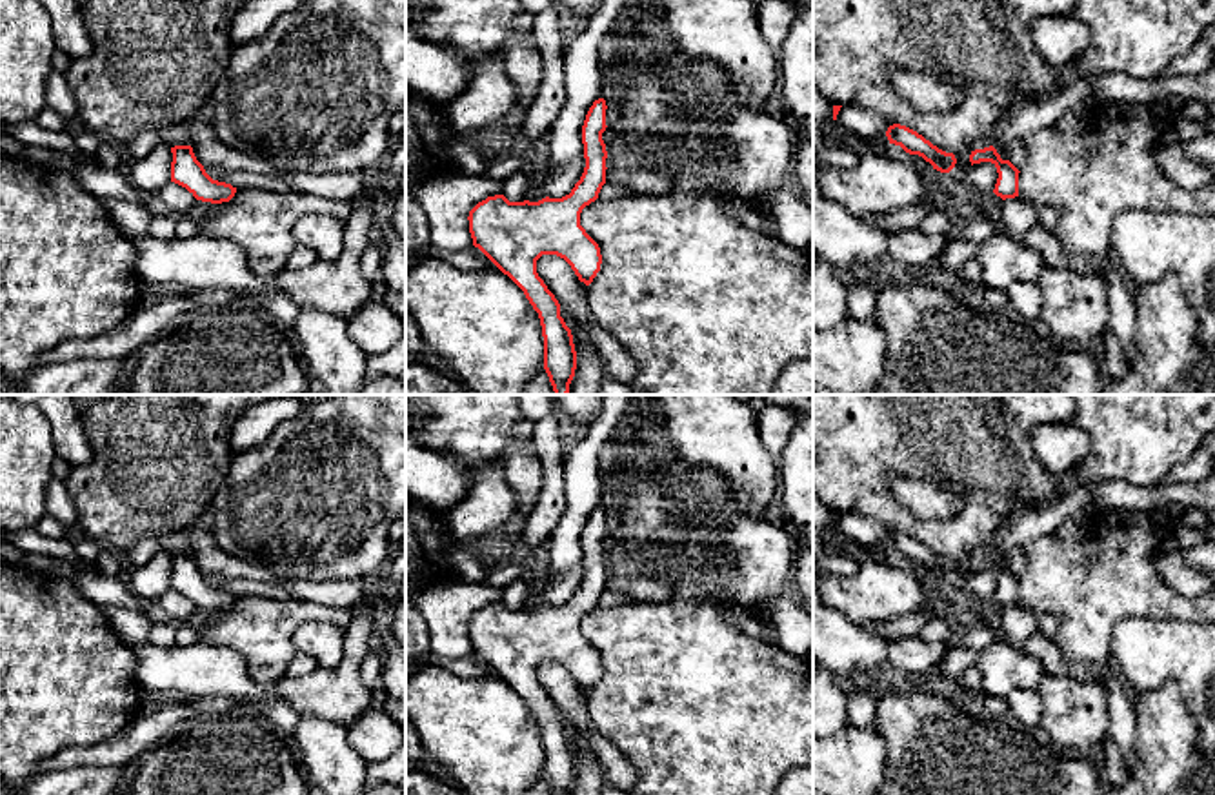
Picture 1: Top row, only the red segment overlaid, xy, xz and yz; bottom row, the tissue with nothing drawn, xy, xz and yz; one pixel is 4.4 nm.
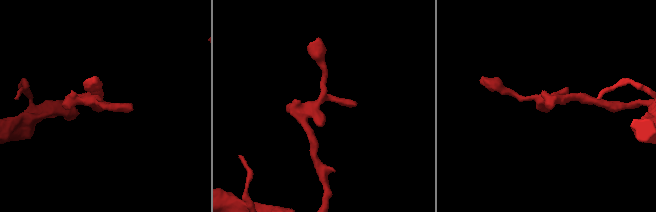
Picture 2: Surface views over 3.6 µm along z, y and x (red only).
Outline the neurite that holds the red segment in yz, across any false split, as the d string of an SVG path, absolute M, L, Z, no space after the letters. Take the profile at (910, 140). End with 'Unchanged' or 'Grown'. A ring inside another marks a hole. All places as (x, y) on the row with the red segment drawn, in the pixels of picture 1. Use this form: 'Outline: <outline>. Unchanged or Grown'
Outline: M900 124L889 126L886 131L886 136L889 144L900 146L909 155L922 156L926 162L933 166L933 169L940 173L949 173L957 164L957 158L953 153L946 153L939 149L922 135L919 135L917 131L906 126L900 126Z. Unchanged

